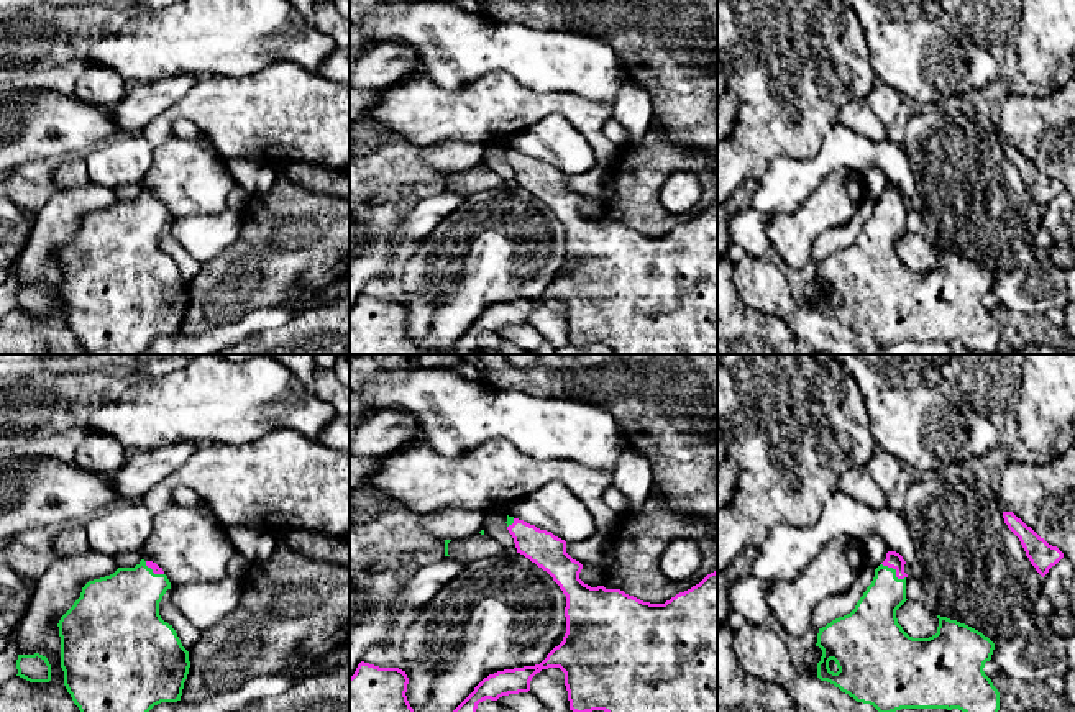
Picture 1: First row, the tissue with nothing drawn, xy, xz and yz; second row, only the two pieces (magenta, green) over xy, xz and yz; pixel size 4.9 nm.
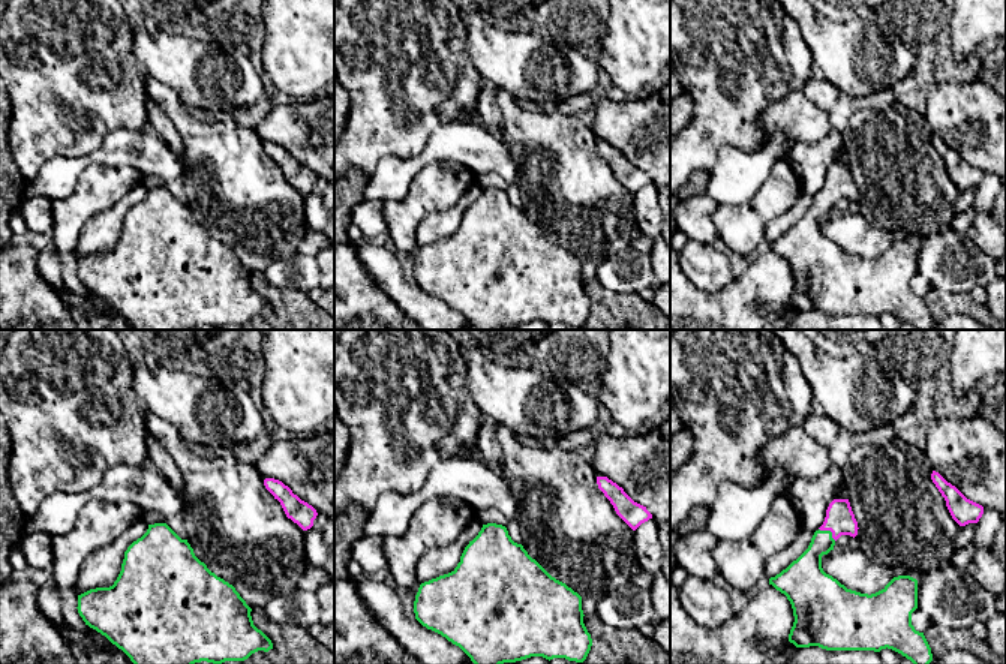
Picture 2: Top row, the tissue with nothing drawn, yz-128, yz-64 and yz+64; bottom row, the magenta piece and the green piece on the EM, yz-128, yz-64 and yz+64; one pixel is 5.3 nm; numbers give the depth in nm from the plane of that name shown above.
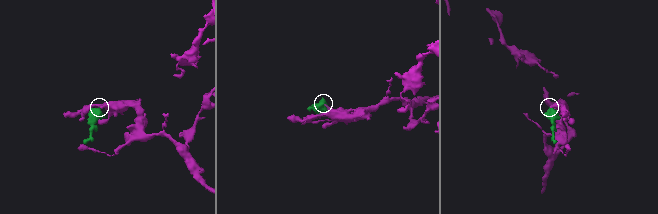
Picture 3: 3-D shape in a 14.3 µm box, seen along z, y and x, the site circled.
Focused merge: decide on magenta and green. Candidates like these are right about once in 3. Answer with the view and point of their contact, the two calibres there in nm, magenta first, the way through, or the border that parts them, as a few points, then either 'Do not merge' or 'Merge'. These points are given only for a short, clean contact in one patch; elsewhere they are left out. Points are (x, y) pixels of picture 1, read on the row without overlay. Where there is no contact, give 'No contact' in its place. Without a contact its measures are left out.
Touches magenta at yz (896, 204). Thickness 80 nm (magenta) against 200 nm. Path across: yz (893, 192), (896, 204), (875, 246). Merge

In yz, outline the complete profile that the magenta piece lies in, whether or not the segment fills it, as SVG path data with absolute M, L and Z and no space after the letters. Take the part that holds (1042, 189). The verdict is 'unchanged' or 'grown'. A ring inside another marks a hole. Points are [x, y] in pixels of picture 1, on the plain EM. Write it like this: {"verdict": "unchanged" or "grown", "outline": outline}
{"verdict": "unchanged", "outline": "M1003 144L1003 151L1008 161L1019 171L1026 189L1042 210L1064 190L1057 179L1049 177L1013 144Z"}

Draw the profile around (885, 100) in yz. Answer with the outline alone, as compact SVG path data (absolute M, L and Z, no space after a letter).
M876 80L871 92L867 97L867 103L883 121L883 125L890 126L898 118L901 108L901 97L903 94L898 92L894 87Z

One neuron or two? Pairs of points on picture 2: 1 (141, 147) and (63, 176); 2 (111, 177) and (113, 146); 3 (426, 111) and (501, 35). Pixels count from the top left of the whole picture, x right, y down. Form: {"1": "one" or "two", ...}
{"1": "one", "2": "two", "3": "two"}

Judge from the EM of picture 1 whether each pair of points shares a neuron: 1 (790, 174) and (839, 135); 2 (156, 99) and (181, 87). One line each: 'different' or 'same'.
1: same
2: same

